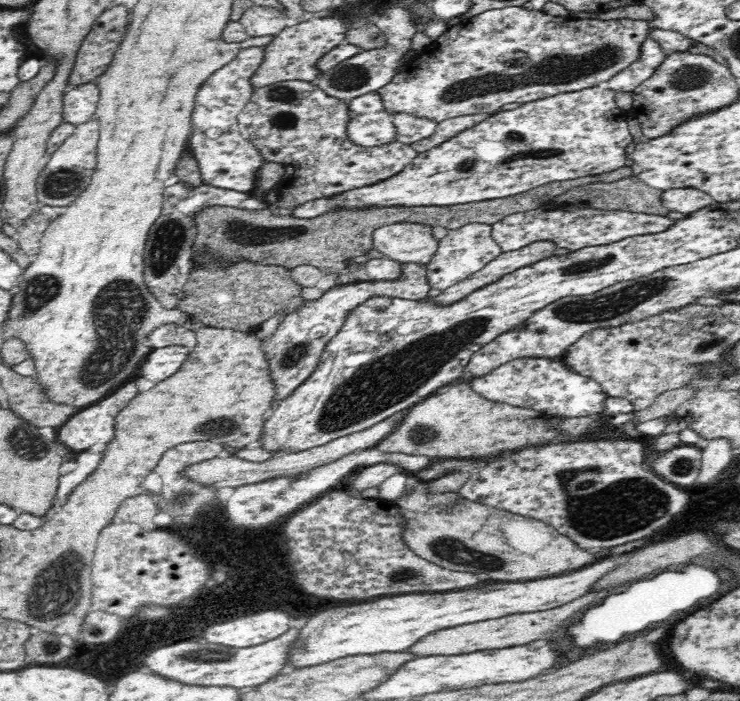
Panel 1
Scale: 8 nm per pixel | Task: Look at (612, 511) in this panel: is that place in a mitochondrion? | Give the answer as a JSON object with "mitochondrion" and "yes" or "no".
{"mitochondrion":"yes"}

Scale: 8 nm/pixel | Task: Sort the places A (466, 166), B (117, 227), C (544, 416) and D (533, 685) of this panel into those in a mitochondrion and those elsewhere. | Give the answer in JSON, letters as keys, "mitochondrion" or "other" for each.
{"A":"other","B":"other","C":"other","D":"other"}

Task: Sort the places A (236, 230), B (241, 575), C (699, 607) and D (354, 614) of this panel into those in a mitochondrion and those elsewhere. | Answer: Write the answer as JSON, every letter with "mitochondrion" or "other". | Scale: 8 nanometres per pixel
{"A":"mitochondrion","B":"other","C":"other","D":"other"}

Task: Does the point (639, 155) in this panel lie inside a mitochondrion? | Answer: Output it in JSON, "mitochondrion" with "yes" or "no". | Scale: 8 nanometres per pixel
{"mitochondrion":"no"}

